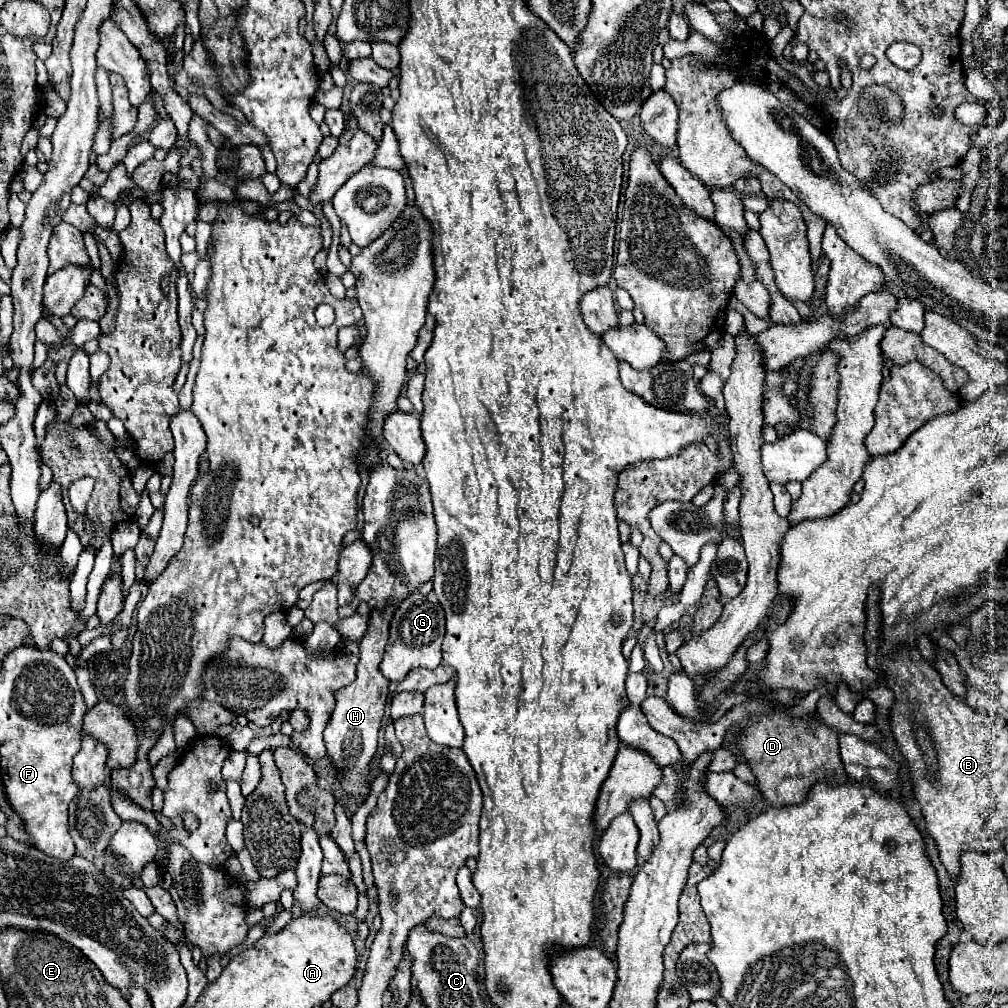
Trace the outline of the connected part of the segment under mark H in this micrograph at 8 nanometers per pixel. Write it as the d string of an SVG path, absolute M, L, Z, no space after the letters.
M387 612L387 616L371 616L371 632L361 640L361 660L357 664L357 678L353 684L339 688L335 692L335 710L331 716L331 724L325 728L325 748L327 756L331 760L331 766L335 768L335 780L339 782L343 790L345 804L351 804L351 796L355 798L355 804L365 802L371 792L371 784L367 782L373 756L377 752L377 734L381 728L381 720L385 714L385 702L389 696L389 680L379 672L379 662L383 658L383 648L389 638L389 620L393 612Z

